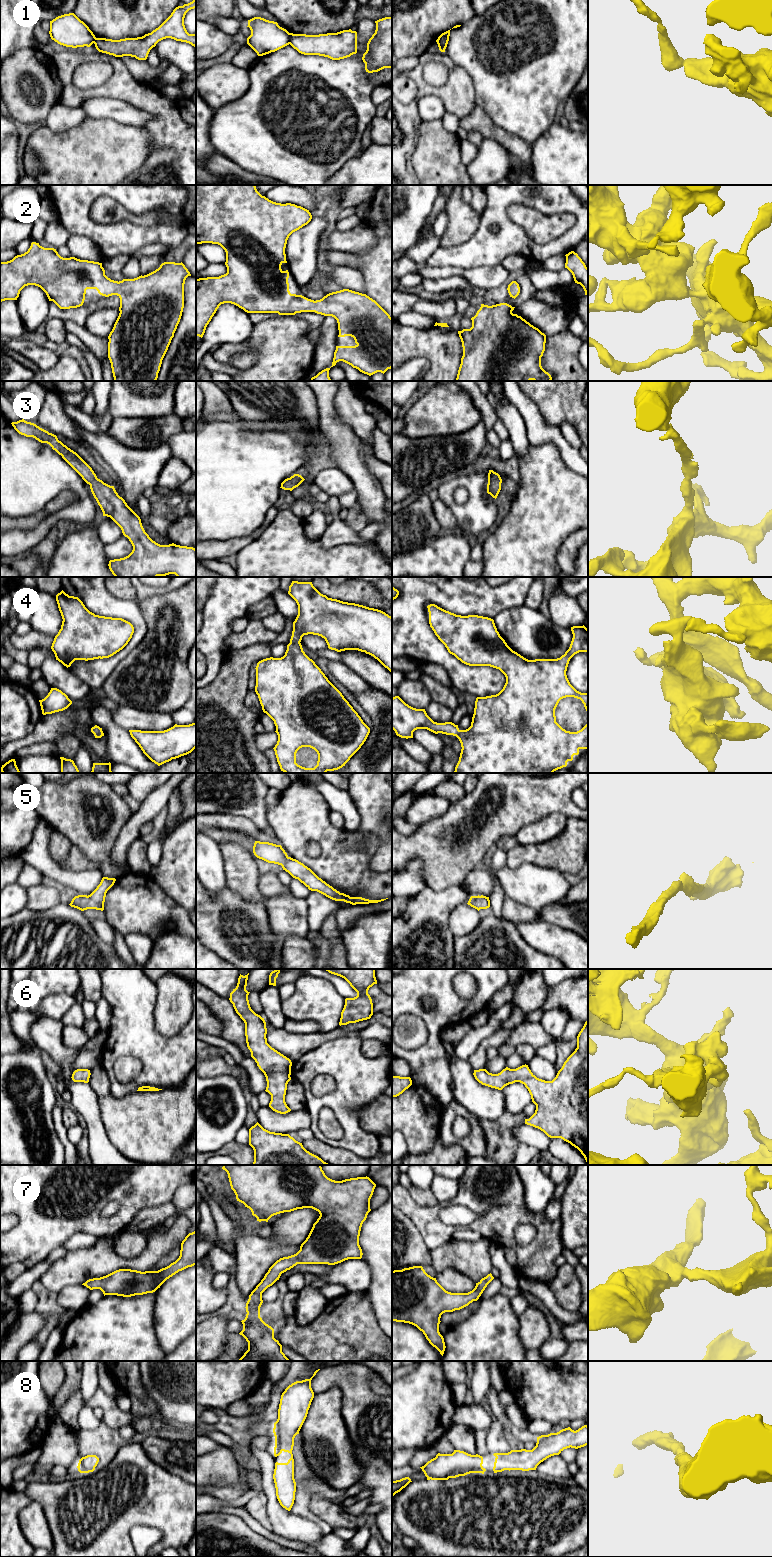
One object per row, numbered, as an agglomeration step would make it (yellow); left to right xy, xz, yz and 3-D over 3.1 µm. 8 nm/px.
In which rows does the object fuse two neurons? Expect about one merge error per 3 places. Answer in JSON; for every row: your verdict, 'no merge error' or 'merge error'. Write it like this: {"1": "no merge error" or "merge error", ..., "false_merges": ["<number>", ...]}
{"1": "merge error", "2": "no merge error", "3": "no merge error", "4": "no merge error", "5": "no merge error", "6": "no merge error", "7": "no merge error", "8": "no merge error", "false_merges": ["1"]}

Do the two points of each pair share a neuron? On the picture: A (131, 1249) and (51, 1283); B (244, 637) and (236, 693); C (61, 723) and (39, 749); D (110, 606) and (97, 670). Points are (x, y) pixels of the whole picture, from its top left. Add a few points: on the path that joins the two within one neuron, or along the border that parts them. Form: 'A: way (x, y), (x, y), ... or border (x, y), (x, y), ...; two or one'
A: border (112, 1240), (114, 1250), (122, 1257), (141, 1254); two
B: border (266, 642), (255, 642), (230, 650); two
C: border (54, 742), (35, 742), (22, 748); two
D: way (131, 617), (137, 623), (137, 637), (118, 657); one

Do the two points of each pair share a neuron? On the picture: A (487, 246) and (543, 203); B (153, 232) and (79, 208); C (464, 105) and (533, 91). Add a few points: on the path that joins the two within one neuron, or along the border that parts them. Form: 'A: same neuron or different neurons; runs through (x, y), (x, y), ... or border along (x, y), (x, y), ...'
A: same neuron; runs through (487, 226), (487, 220), (509, 198), (523, 198)
B: same neuron; runs through (133, 234), (99, 234), (92, 228)
C: different neurons; border along (471, 80), (474, 90), (474, 103), (476, 105)

